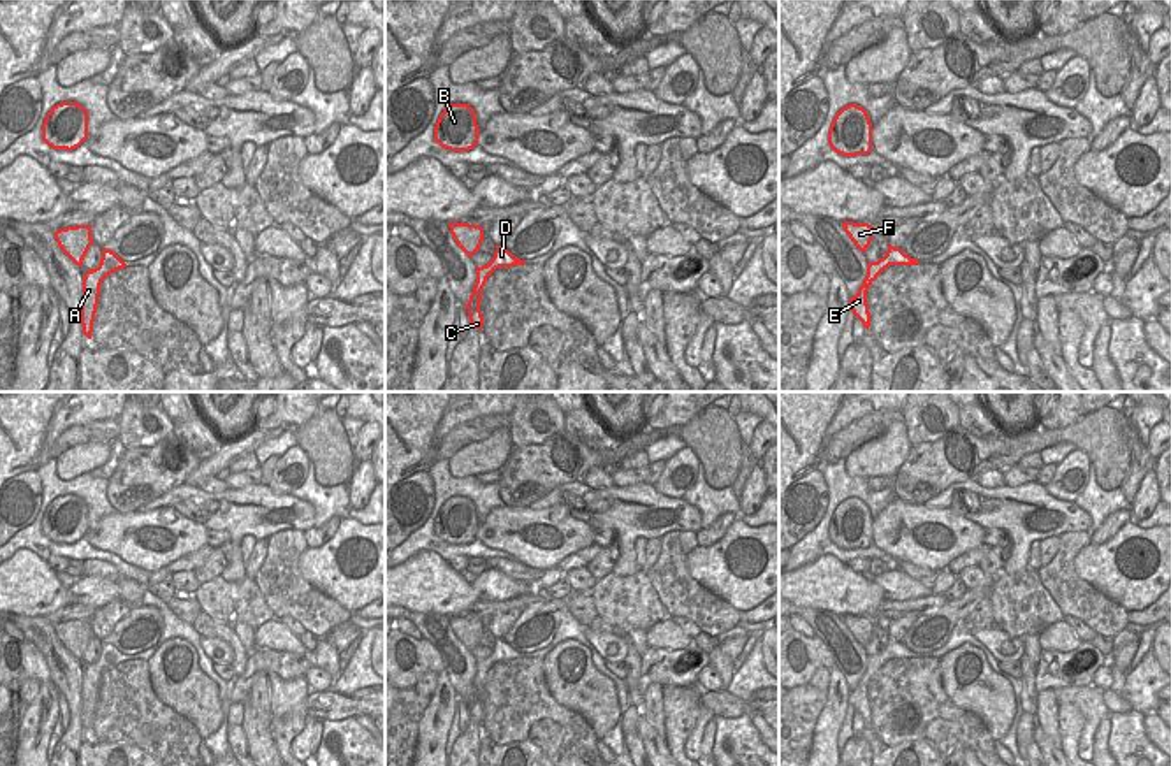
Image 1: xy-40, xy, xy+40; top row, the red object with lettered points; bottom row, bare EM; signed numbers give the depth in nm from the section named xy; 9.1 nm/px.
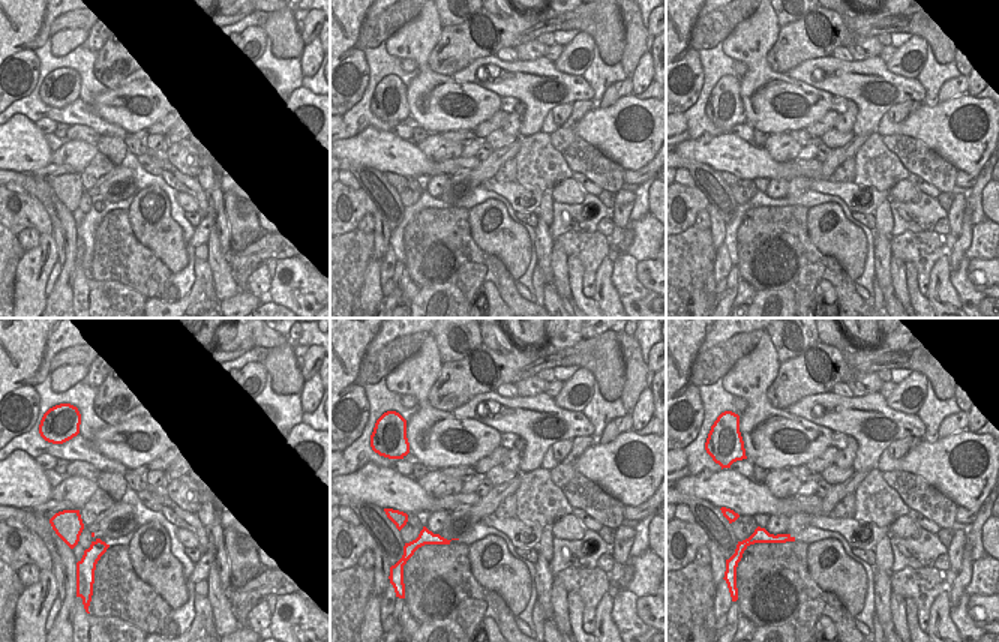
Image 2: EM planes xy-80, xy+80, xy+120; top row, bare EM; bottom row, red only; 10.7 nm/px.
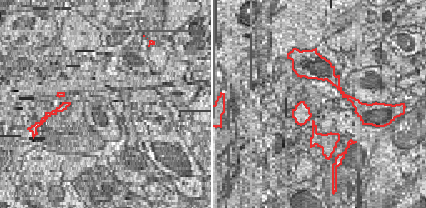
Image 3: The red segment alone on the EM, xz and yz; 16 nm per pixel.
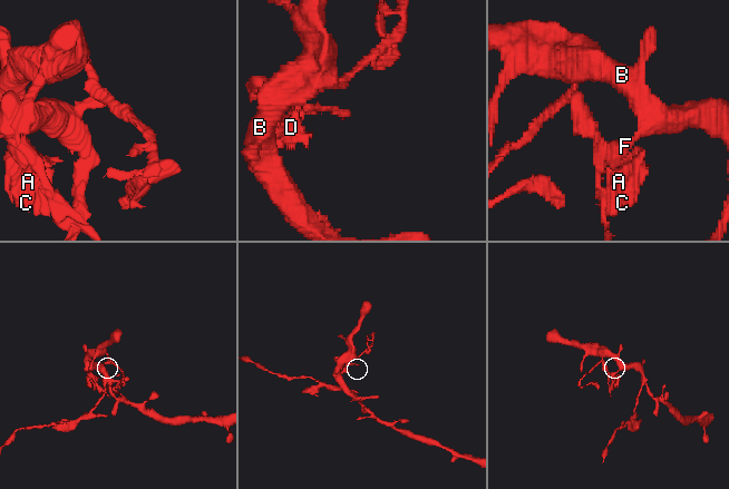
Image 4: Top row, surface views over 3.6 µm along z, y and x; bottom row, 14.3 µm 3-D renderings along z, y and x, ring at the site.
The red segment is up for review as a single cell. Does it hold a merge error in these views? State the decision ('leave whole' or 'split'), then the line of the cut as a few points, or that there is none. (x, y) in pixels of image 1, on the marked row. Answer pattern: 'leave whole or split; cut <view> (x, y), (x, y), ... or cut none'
leave whole; cut none

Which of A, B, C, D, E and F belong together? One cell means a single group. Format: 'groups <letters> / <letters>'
groups A B C D E F

